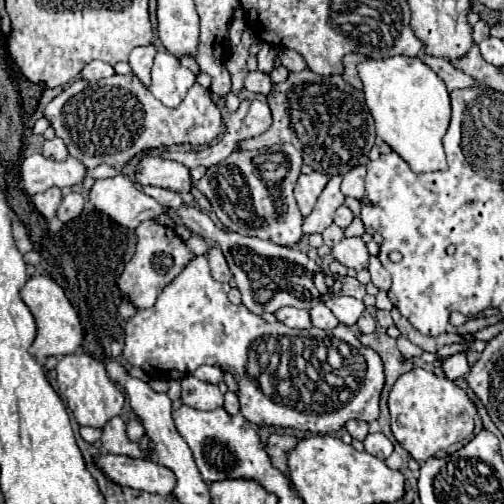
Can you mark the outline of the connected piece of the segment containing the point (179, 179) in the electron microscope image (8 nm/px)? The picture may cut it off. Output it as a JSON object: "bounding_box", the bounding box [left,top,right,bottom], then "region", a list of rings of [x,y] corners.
{"bounding_box":[135,158,193,192],"region":[[[143,158],[141,172],[137,170],[135,182],[143,186],[159,186],[169,188],[175,192],[191,192],[193,180],[189,168],[181,162],[167,160],[167,158]]]}

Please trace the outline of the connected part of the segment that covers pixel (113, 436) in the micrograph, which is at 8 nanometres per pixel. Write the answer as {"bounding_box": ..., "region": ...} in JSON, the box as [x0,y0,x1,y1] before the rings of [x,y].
{"bounding_box":[101,416,147,458],"region":[[[115,416],[103,426],[101,434],[101,446],[109,454],[123,454],[131,458],[145,458],[147,450],[141,450],[139,444],[133,444],[125,434],[125,422]]]}

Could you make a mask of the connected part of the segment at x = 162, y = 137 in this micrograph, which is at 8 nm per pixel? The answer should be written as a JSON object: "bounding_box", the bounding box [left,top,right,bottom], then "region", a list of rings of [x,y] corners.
{"bounding_box":[43,72,223,170],"region":[[[129,72],[125,76],[113,74],[111,78],[103,78],[103,80],[95,80],[95,82],[77,78],[59,96],[55,96],[47,104],[43,114],[49,120],[49,124],[55,128],[55,134],[65,142],[69,154],[73,158],[77,158],[79,162],[83,162],[85,168],[95,168],[99,164],[109,164],[109,166],[113,166],[117,170],[123,170],[127,166],[127,162],[133,156],[137,156],[139,152],[143,152],[143,150],[159,148],[159,146],[177,146],[177,144],[205,146],[205,144],[209,144],[211,140],[215,140],[223,132],[221,110],[211,100],[209,88],[203,88],[201,84],[193,84],[191,90],[187,92],[187,96],[183,98],[181,106],[171,110],[171,108],[165,108],[141,84],[141,80],[133,72]]]}

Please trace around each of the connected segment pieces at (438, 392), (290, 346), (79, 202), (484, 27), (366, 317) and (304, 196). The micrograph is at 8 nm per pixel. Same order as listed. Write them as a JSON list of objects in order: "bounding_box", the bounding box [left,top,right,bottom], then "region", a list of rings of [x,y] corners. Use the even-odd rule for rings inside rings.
[{"bounding_box":[389,368,477,462],"region":[[[413,368],[395,382],[389,394],[389,410],[395,440],[417,462],[425,462],[427,458],[445,458],[463,448],[475,436],[477,408],[469,400],[467,392],[455,386],[453,380],[423,368]]]},{"bounding_box":[123,256,385,434],"region":[[[195,256],[185,270],[167,284],[161,294],[157,296],[157,302],[147,310],[137,310],[135,318],[131,318],[125,326],[125,350],[123,356],[131,366],[139,366],[147,370],[149,378],[161,378],[161,380],[181,380],[187,374],[193,374],[199,366],[221,366],[225,372],[231,372],[239,384],[239,402],[241,402],[241,414],[251,424],[267,424],[267,426],[281,426],[281,428],[295,428],[301,432],[311,434],[331,434],[339,432],[347,420],[365,420],[373,422],[379,416],[379,396],[385,384],[383,374],[383,362],[381,356],[377,358],[377,352],[371,348],[365,348],[355,332],[339,324],[333,328],[333,338],[339,338],[343,342],[349,342],[353,348],[353,356],[345,360],[343,368],[329,370],[327,360],[317,360],[315,352],[319,346],[319,328],[309,330],[295,330],[281,322],[265,322],[261,316],[249,312],[243,304],[231,304],[227,300],[229,284],[221,284],[211,278],[207,256]],[[251,340],[253,340],[253,366],[249,366],[249,352],[251,352]]]},{"bounding_box":[57,192,85,222],"region":[[[77,192],[65,194],[65,196],[63,196],[63,202],[61,202],[59,210],[57,210],[59,220],[69,222],[69,220],[77,218],[77,216],[81,214],[81,210],[83,210],[83,204],[85,204],[85,198],[83,198],[81,194],[77,194]]]},{"bounding_box":[472,20,489,44],"region":[[[483,20],[478,21],[473,25],[472,36],[474,42],[479,44],[482,40],[489,37],[489,25]]]},{"bounding_box":[357,310,377,334],"region":[[[365,310],[365,312],[361,314],[359,322],[357,322],[357,328],[359,328],[359,332],[363,332],[363,334],[371,334],[371,332],[375,332],[377,322],[375,322],[375,318]]]},{"bounding_box":[295,172,329,216],"region":[[[311,172],[311,174],[301,174],[295,186],[295,198],[299,204],[299,210],[303,216],[309,216],[319,194],[323,192],[323,188],[327,186],[329,178],[321,172]]]}]

